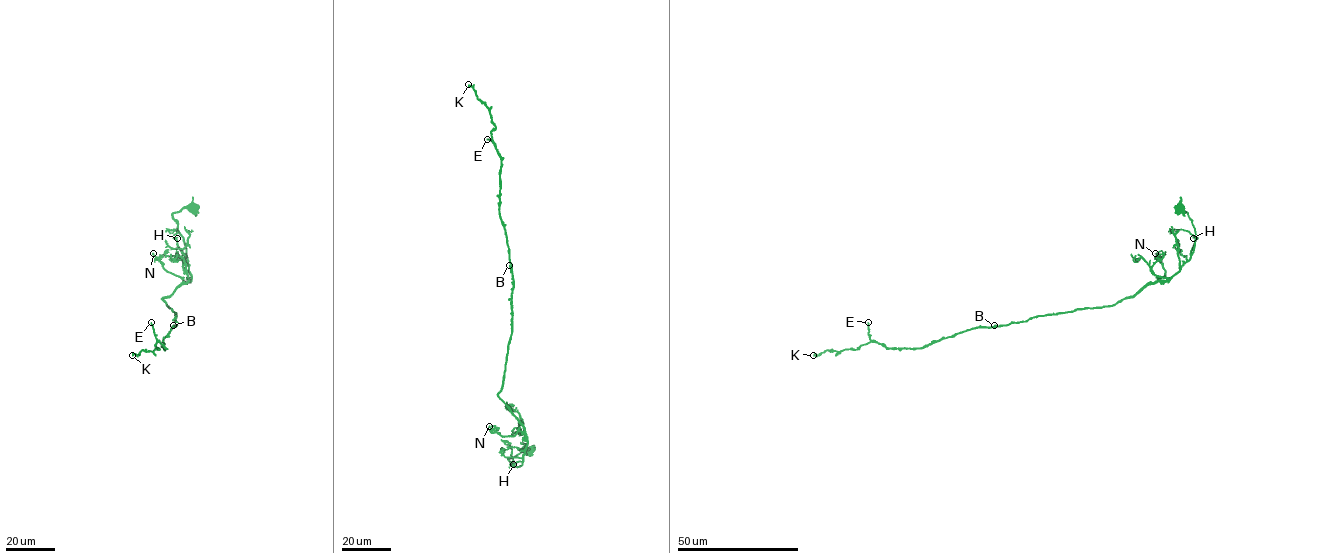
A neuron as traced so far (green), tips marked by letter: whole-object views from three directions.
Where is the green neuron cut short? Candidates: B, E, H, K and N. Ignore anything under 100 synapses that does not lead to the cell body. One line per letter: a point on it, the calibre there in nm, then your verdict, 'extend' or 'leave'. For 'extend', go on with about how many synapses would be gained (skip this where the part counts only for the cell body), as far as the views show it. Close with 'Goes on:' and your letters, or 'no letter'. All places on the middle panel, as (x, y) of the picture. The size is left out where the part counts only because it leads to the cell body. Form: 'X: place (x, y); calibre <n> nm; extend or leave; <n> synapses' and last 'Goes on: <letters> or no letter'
B: place (509, 265); calibre 180 nm; leave
E: place (487, 139); calibre 190 nm; extend; 160 synapses
H: place (513, 464); calibre 140 nm; leave
K: place (468, 84); calibre 320 nm; extend; 170 synapses
N: place (489, 426); calibre 160 nm; leave
Goes on: E, K

